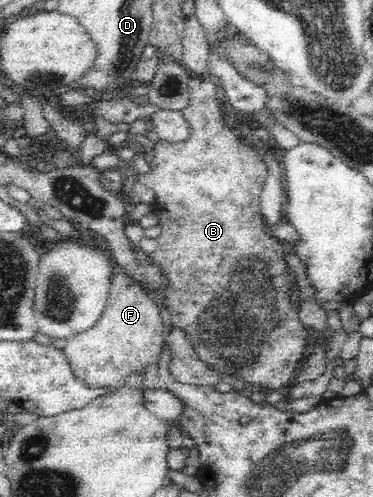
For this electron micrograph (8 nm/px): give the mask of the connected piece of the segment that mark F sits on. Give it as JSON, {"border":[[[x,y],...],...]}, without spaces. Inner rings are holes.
{"border":[[[118,272],[112,278],[109,297],[104,313],[98,322],[88,330],[78,332],[74,336],[66,337],[66,348],[63,352],[78,379],[81,379],[88,387],[94,389],[109,389],[123,383],[132,372],[144,373],[147,377],[152,376],[158,368],[159,355],[165,344],[164,324],[158,304],[146,295],[133,278]]]}

